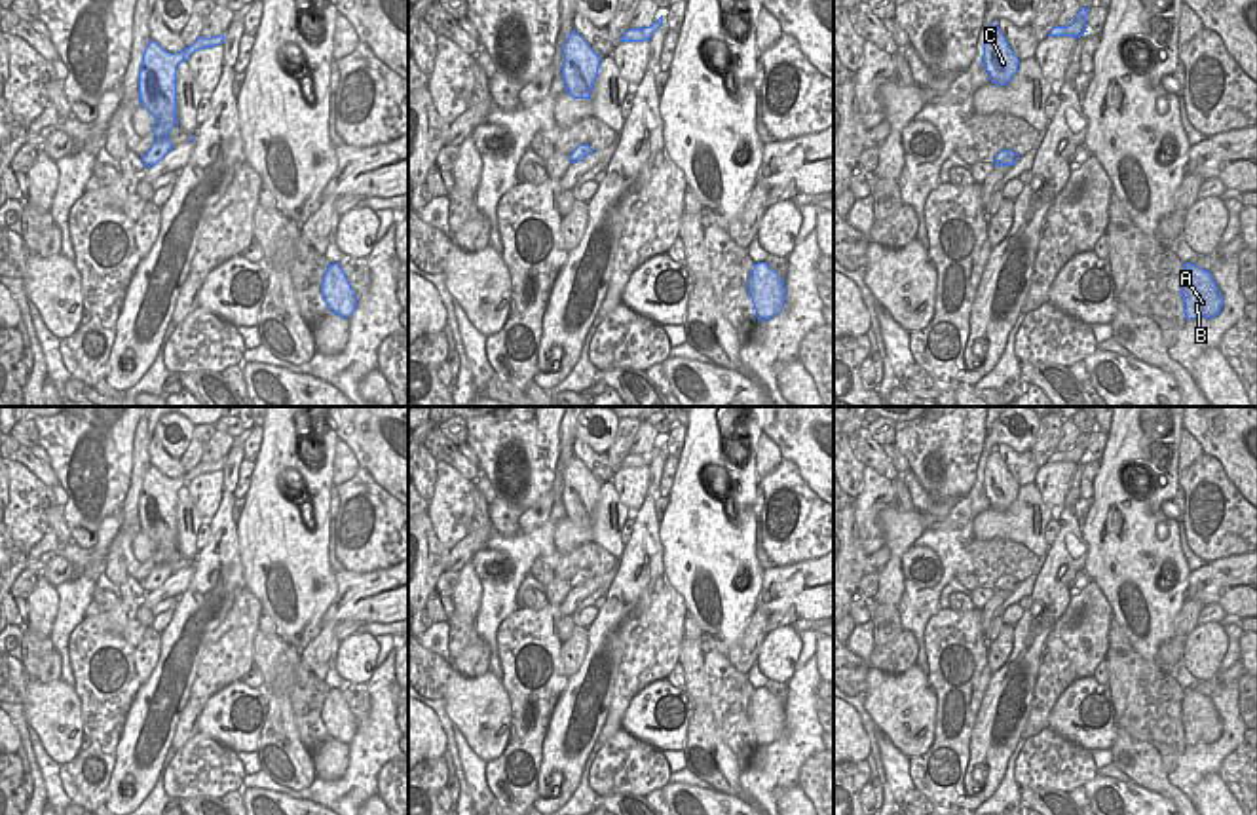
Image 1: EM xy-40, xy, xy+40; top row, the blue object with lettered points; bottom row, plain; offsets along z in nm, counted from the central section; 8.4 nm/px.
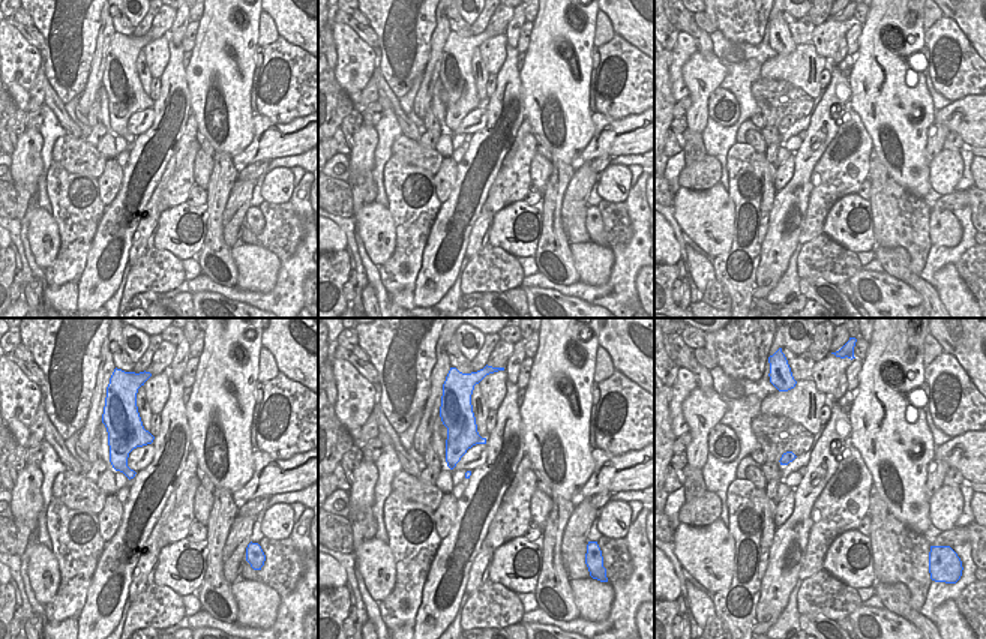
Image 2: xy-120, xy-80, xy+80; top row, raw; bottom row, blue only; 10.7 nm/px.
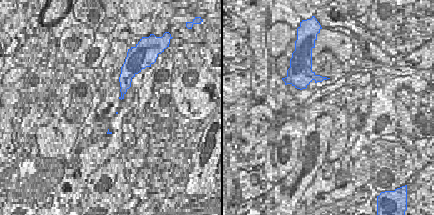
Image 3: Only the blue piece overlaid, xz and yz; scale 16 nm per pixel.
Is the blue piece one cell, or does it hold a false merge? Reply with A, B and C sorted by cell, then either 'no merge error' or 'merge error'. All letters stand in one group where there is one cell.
A B C | no merge error

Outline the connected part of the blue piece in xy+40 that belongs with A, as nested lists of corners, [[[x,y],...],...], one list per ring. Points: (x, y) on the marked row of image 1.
[[[1191,262],[1183,264],[1181,296],[1187,319],[1215,317],[1223,308],[1223,296],[1211,272]]]

